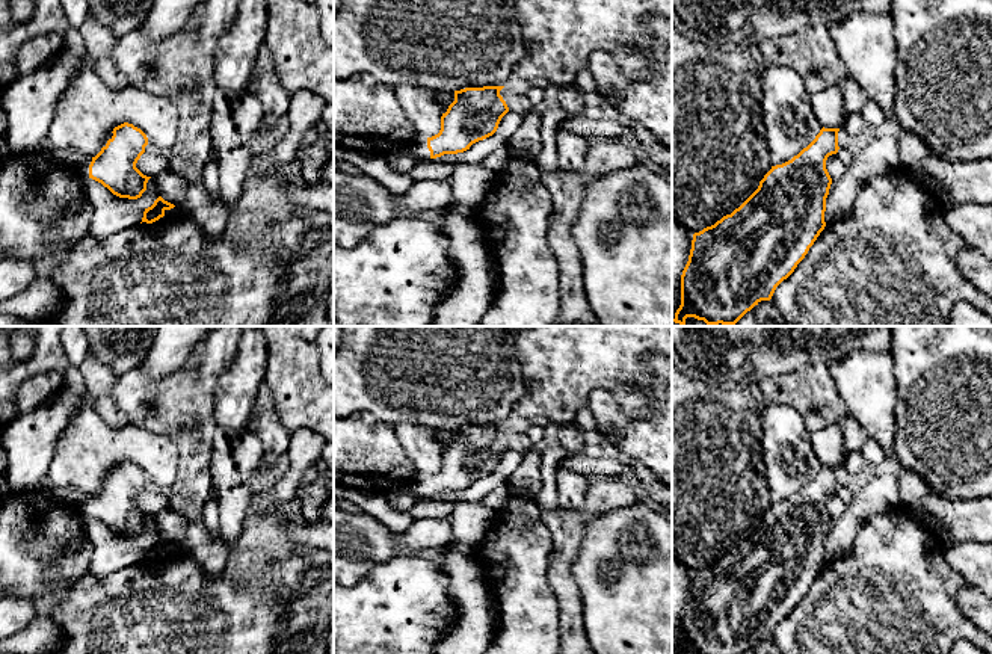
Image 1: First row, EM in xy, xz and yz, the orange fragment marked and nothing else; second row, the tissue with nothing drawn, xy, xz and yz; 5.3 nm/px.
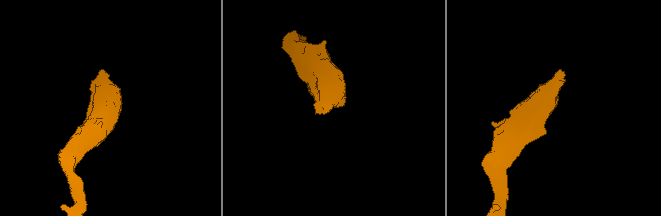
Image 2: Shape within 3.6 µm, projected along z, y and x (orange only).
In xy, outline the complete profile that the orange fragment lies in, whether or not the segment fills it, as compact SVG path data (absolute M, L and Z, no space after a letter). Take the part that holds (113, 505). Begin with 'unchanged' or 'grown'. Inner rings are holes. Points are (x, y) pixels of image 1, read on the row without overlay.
grown; M133 462L115 465L104 477L95 495L57 488L48 476L36 483L36 489L50 492L57 501L74 506L119 536L137 538L146 529L151 515L143 514L136 501L148 483L146 473Z

